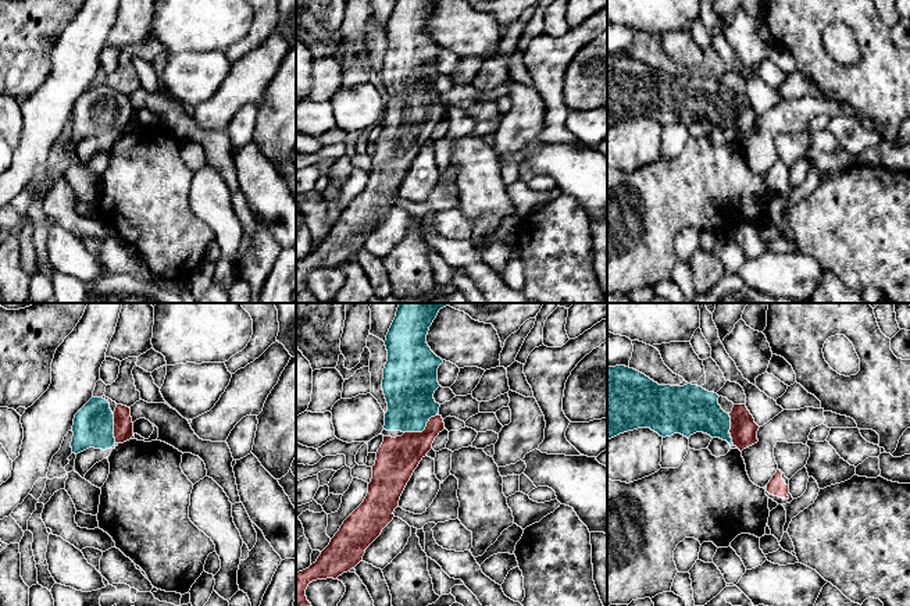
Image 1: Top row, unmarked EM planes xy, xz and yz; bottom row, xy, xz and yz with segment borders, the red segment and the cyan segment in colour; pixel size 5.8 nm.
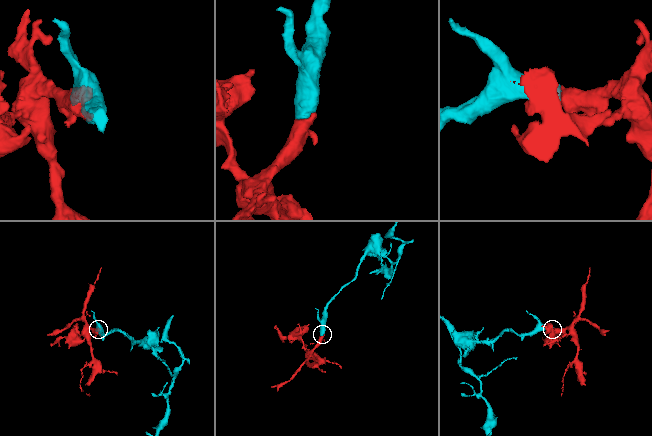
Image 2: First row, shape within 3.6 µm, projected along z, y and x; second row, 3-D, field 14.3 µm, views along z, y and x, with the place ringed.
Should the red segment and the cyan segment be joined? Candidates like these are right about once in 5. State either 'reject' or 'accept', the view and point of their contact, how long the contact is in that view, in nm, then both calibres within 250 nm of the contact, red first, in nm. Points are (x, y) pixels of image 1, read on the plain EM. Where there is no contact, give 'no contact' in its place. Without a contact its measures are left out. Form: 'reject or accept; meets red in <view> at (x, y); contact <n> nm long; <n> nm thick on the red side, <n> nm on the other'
accept; meets red in xz at (424, 118); contact 220 nm long; 240 nm thick on the red side, 300 nm on the other

